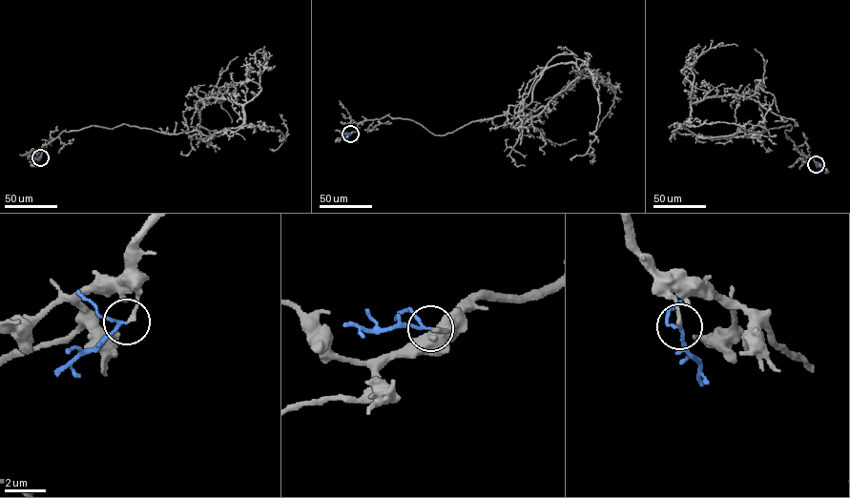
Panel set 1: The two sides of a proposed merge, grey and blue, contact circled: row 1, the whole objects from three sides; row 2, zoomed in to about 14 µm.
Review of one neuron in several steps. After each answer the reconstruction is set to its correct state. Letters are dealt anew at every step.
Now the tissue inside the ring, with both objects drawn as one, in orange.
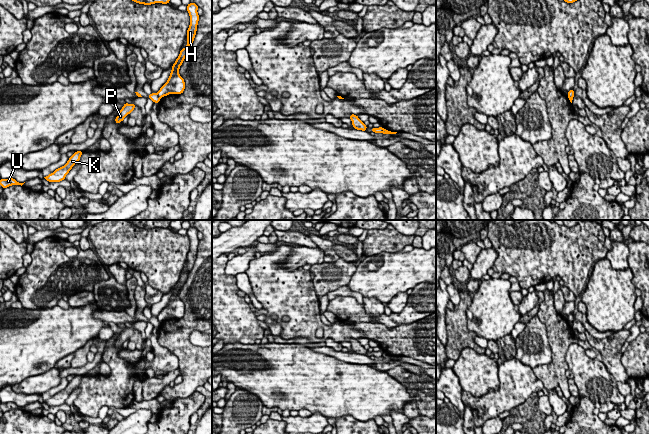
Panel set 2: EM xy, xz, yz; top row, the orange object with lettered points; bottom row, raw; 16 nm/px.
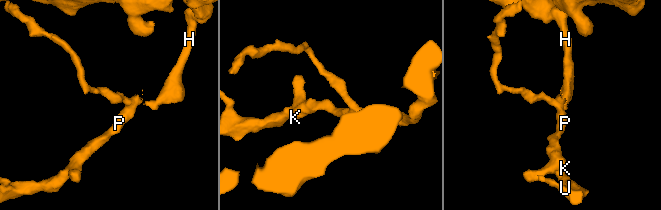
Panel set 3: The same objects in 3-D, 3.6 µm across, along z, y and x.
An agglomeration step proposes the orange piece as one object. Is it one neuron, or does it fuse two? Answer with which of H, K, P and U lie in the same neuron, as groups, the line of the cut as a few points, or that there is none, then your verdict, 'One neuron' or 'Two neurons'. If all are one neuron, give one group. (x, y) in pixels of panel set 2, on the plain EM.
Groups: H / K P U. Split along xy (156, 317), (160, 321). Two neurons

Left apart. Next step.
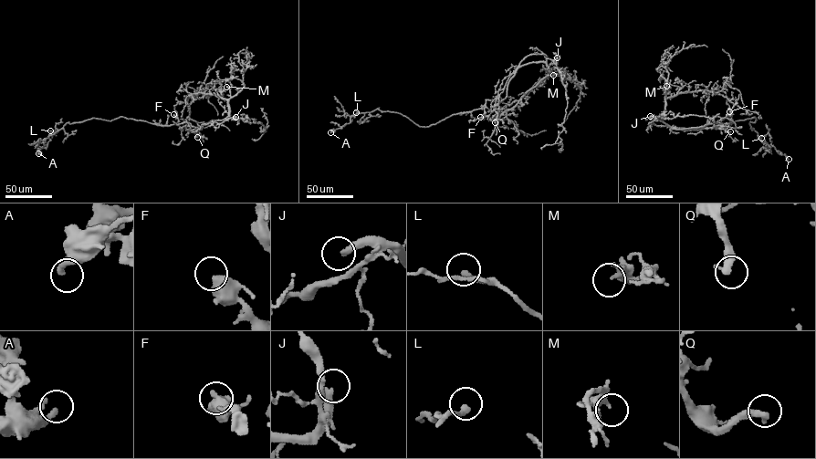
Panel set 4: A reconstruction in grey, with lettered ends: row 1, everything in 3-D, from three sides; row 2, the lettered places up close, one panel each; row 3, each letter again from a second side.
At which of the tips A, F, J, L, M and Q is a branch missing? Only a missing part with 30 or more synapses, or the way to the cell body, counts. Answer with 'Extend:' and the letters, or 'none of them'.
Extend: J, Q

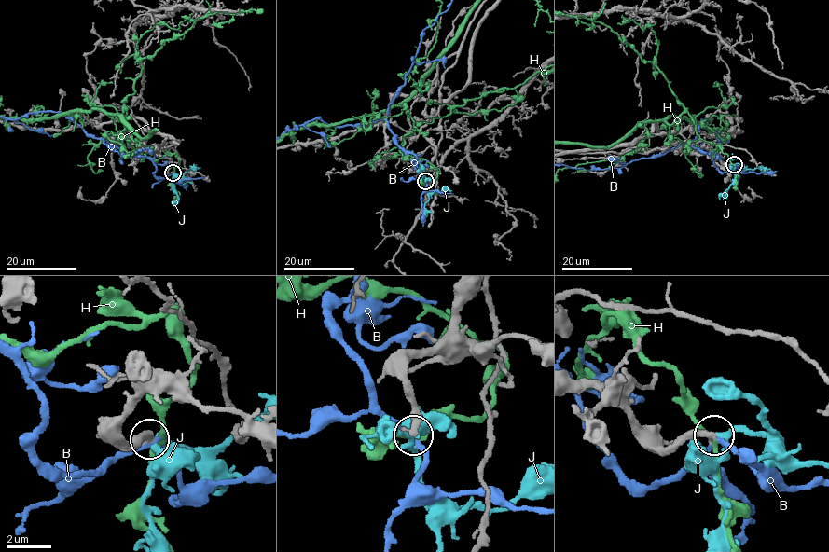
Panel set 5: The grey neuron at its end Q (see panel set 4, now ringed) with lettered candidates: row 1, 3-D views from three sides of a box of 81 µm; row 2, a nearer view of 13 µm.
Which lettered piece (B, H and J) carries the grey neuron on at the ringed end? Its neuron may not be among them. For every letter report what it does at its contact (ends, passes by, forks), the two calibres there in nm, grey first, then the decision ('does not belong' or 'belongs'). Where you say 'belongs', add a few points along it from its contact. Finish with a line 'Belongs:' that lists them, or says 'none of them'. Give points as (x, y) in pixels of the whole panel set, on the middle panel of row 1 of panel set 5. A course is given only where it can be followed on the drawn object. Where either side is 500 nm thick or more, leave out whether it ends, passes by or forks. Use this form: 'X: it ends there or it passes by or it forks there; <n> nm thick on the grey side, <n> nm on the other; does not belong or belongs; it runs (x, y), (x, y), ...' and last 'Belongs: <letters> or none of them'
B: it passes by; 360 nm thick on the grey side, 240 nm on the other; does not belong
H: it passes by; 380 nm thick on the grey side, 200 nm on the other; does not belong
J: it passes by; 360 nm thick on the grey side, 240 nm on the other; belongs; it runs (424, 182), (429, 200), (424, 207), (424, 220)
Belongs: J

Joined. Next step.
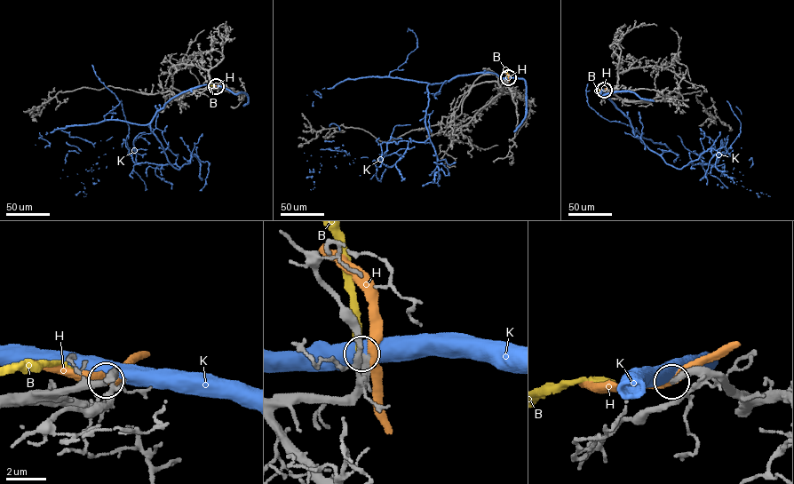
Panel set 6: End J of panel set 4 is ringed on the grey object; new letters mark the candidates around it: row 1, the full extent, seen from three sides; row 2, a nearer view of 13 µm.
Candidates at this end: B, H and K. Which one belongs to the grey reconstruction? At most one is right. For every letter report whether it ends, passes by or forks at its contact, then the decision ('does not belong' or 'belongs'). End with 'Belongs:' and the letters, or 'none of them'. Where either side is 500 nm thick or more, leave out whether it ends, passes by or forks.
B: it ends; does not belong
H: it passes by; does not belong
K: does not belong
Belongs: none of them

